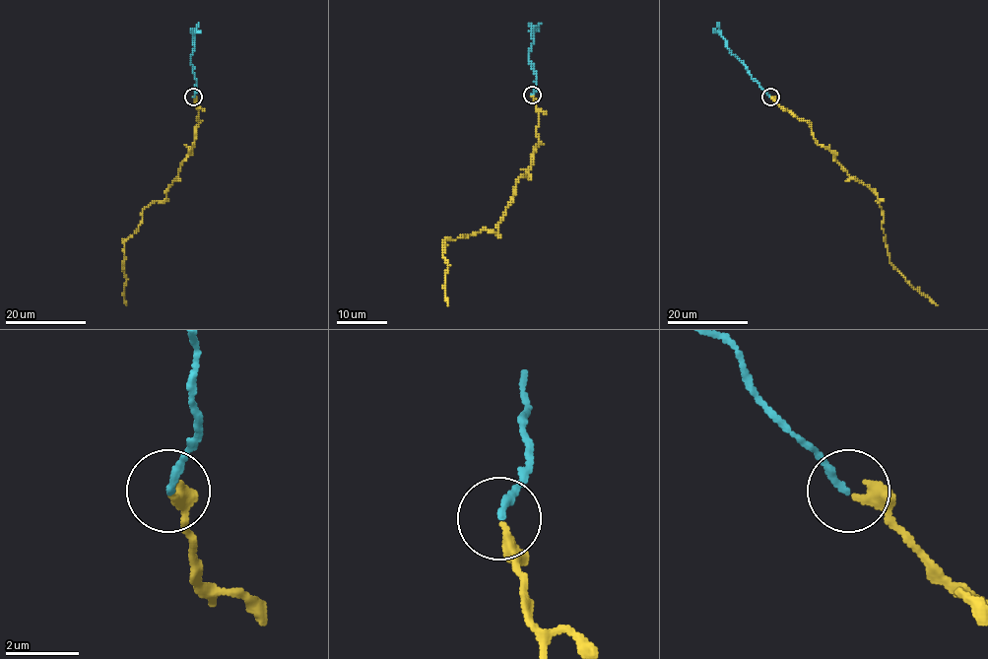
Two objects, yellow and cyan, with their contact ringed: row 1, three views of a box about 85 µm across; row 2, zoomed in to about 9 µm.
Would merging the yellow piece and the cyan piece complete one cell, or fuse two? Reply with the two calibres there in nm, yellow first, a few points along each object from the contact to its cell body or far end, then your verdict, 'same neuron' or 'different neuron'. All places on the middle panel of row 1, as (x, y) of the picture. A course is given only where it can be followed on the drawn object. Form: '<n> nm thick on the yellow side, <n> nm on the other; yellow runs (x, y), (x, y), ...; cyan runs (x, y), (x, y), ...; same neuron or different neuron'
240 nm thick on the yellow side, 200 nm on the other; yellow runs (532, 96), (538, 144), (498, 230), (444, 240), (447, 306); cyan runs (532, 95), (535, 73), (528, 51), (533, 42), (532, 33), (538, 31); same neuron

